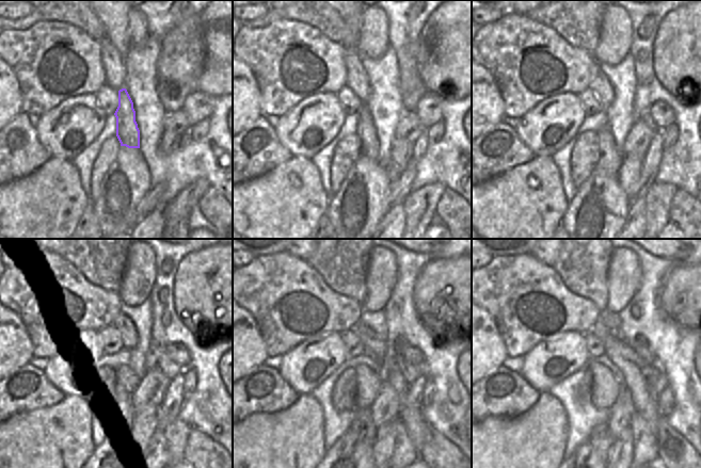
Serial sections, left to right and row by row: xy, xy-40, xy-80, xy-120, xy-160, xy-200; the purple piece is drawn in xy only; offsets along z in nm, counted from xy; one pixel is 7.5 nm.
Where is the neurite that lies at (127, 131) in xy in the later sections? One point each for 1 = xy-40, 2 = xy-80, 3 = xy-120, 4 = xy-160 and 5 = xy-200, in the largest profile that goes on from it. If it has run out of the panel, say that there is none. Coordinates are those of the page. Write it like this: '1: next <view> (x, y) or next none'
1: next xy-40 (368, 143)
2: next xy-80 (610, 158)
3: next xy-120 (145, 404)
4: next xy-160 (384, 408)
5: next xy-200 (621, 413)

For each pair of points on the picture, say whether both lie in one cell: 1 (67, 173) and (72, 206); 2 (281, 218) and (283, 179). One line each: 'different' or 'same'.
1: same
2: same

